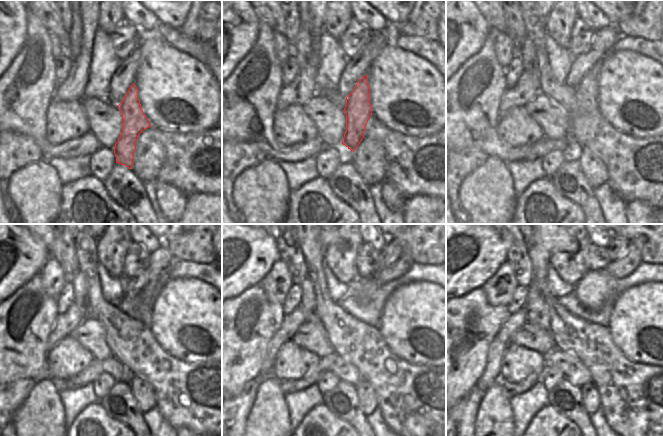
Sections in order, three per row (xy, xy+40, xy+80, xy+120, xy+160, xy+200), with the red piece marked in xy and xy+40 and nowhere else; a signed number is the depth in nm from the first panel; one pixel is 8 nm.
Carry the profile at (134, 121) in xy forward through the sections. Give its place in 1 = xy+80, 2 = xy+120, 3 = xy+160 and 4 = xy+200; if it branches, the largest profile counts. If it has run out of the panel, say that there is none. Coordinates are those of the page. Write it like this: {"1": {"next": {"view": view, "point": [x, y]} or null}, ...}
{"1": {"next": {"view": "xy+80", "point": [587, 91]}}, "2": {"next": {"view": "xy+120", "point": [145, 299]}}, "3": {"next": {"view": "xy+160", "point": [404, 263]}}, "4": {"next": {"view": "xy+200", "point": [617, 269]}}}

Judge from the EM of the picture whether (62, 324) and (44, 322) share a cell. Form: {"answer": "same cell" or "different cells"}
{"answer": "different cells"}

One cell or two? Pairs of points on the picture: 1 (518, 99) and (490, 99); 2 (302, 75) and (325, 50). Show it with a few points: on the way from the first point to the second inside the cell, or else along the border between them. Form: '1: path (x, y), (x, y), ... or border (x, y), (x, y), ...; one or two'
1: border (506, 89), (498, 108), (500, 116); two
2: border (320, 35), (318, 65), (313, 81); two

